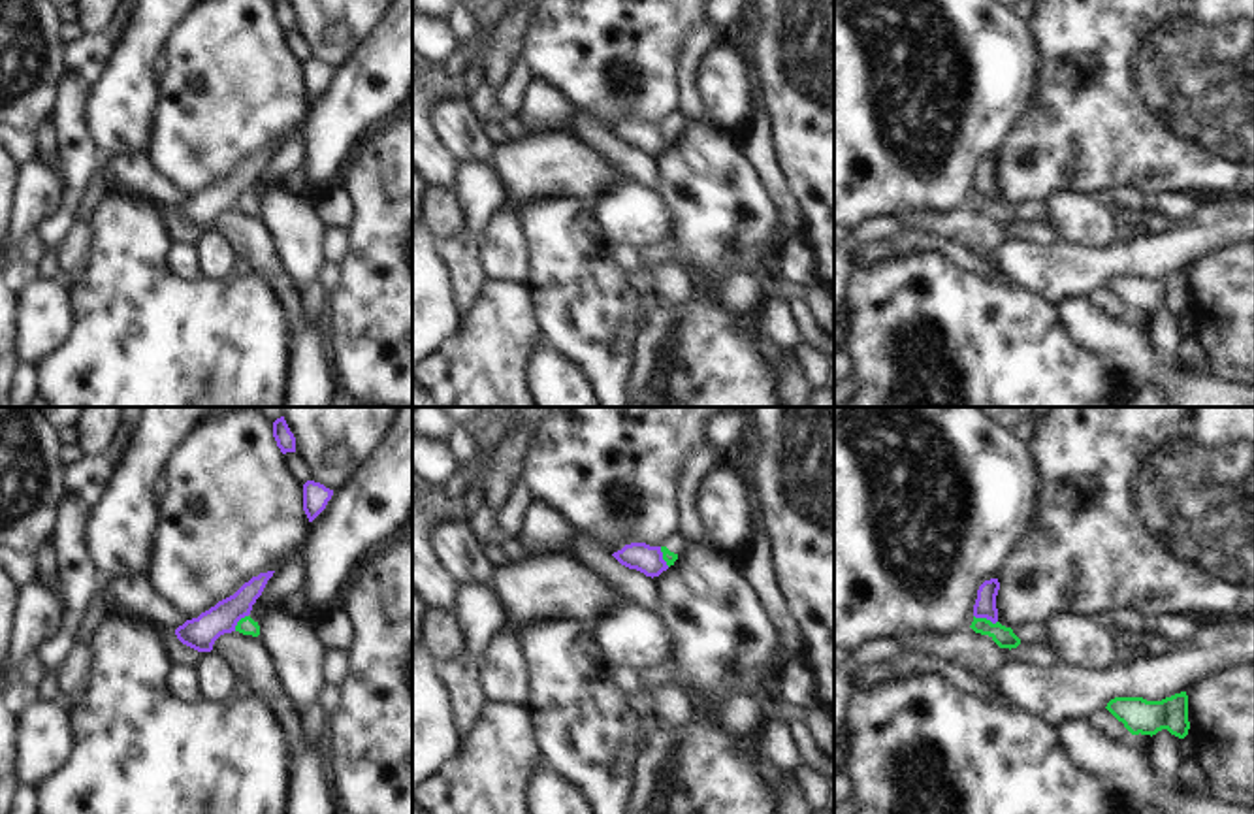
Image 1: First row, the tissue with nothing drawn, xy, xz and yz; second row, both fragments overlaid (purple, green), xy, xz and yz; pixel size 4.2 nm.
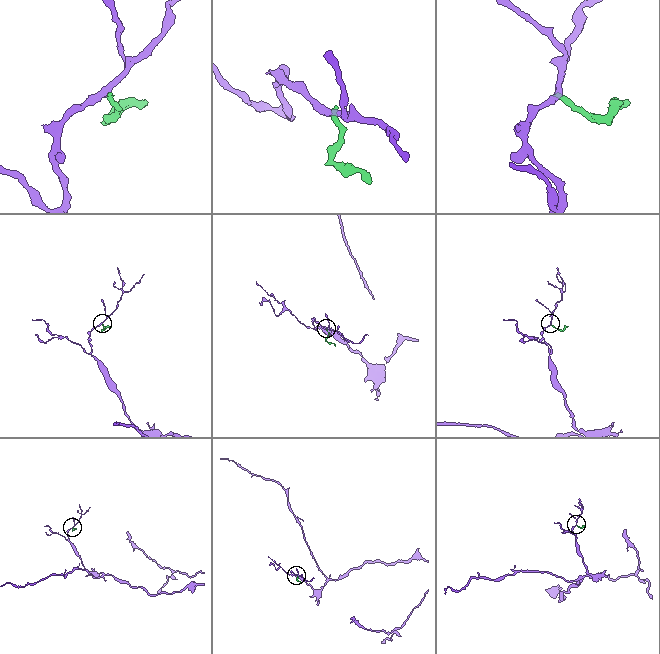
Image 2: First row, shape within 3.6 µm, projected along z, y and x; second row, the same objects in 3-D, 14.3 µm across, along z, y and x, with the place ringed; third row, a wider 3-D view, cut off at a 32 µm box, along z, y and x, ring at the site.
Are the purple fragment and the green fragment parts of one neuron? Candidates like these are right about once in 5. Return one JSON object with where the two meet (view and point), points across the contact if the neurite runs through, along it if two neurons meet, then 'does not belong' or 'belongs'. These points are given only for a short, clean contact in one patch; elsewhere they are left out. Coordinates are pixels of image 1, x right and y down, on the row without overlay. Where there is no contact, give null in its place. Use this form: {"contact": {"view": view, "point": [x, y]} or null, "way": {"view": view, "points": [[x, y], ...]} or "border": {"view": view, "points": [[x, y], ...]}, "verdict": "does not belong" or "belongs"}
{"contact": {"view": "yz", "point": [985, 195]}, "border": {"view": "yz", "points": [[974, 193], [996, 200]]}, "verdict": "does not belong"}

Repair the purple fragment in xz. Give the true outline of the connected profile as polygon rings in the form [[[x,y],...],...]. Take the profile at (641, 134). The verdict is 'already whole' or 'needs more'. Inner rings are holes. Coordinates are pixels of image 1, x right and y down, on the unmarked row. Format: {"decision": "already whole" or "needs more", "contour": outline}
{"decision": "already whole", "contour": [[[631,121],[625,122],[621,128],[612,132],[621,143],[629,147],[636,147],[646,155],[659,155],[663,149],[668,147],[667,139],[663,138],[661,124],[650,124],[646,121]]]}

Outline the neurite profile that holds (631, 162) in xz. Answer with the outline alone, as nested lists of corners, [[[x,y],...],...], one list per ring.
[[[574,109],[574,113],[561,122],[561,132],[580,139],[621,177],[629,177],[653,192],[657,190],[659,179],[653,156],[621,143],[586,111]]]

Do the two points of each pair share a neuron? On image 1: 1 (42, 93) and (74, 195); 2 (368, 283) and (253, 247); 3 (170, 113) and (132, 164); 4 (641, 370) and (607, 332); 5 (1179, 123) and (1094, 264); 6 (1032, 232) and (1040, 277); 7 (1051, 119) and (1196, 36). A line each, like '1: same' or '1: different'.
1: different
2: different
3: different
4: different
5: different
6: different
7: same

